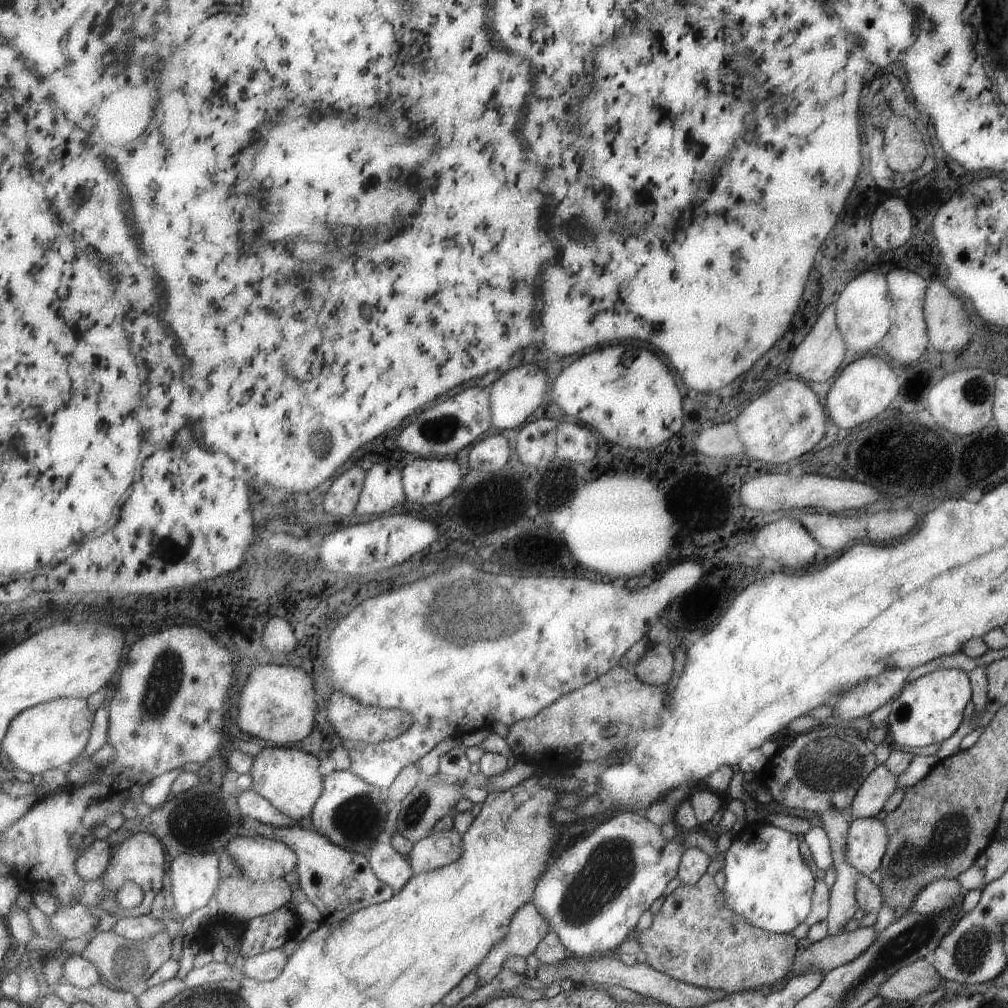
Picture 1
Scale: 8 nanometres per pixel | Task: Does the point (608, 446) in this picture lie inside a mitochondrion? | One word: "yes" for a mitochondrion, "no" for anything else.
no

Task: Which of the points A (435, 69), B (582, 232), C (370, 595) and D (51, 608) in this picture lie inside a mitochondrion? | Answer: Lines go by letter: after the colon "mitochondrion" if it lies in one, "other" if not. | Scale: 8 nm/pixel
A: other
B: mitochondrion
C: other
D: other

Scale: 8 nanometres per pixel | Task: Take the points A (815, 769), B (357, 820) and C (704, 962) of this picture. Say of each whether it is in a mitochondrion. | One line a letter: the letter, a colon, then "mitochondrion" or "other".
A: mitochondrion
B: mitochondrion
C: mitochondrion

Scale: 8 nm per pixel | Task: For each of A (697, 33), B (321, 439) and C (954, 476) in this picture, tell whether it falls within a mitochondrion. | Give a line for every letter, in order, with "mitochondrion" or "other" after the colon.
A: other
B: mitochondrion
C: other

